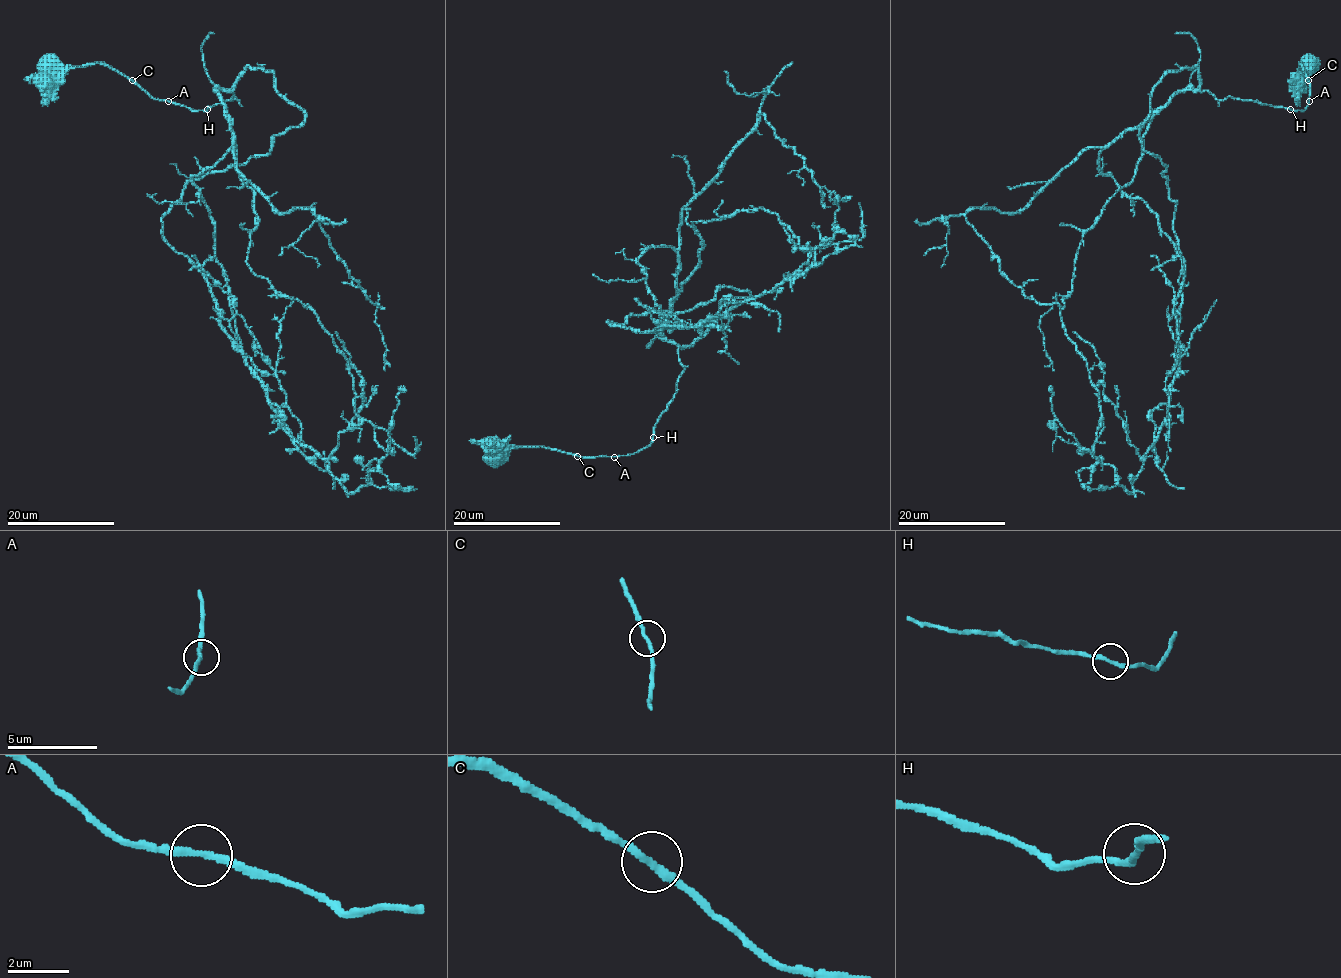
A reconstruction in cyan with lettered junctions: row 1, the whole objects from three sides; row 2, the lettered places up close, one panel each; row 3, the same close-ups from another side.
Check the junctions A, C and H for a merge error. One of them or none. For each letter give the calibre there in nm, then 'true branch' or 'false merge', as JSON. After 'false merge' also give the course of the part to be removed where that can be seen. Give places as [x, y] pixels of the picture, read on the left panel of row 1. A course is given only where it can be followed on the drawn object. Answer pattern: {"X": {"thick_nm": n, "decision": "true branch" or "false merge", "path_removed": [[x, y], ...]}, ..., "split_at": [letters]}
{"A": {"thick_nm": 190, "decision": "true branch"}, "C": {"thick_nm": 220, "decision": "true branch"}, "H": {"thick_nm": 190, "decision": "true branch"}, "split_at": []}

